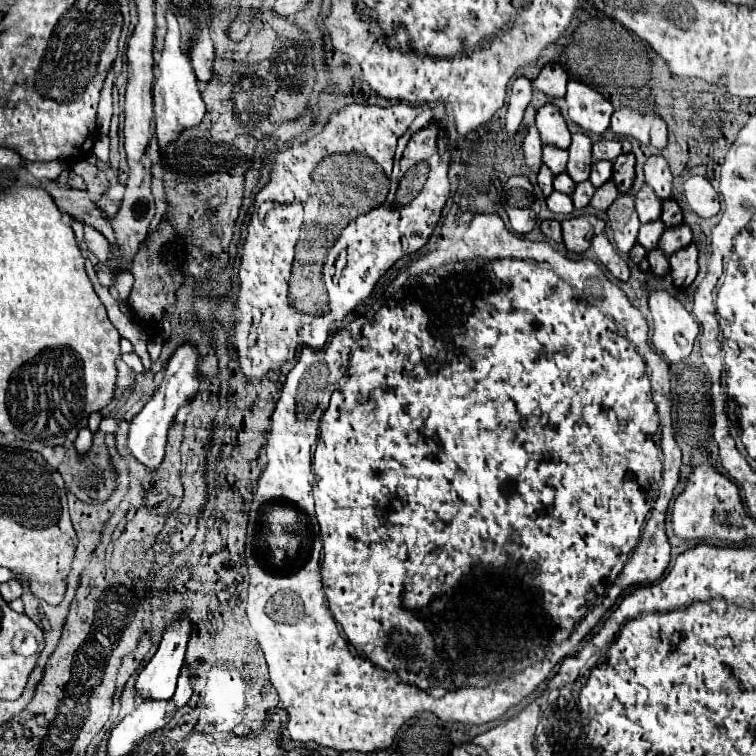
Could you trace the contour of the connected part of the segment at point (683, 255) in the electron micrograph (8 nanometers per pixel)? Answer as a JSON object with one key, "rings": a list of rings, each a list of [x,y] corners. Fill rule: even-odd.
{"rings":[[[691,243],[685,249],[679,249],[677,253],[673,253],[669,257],[675,287],[687,289],[693,283],[693,279],[697,277],[697,271],[699,271],[697,255],[699,255],[699,249],[697,249],[695,243]]]}

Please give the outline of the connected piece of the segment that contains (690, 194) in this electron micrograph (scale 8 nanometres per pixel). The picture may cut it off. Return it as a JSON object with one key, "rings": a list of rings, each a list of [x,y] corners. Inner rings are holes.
{"rings":[[[689,177],[685,181],[685,197],[699,217],[713,217],[719,213],[719,193],[705,177]]]}

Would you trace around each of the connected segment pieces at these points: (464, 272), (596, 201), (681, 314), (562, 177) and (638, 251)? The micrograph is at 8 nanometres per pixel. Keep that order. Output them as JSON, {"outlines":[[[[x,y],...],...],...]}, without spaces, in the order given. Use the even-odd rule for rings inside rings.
{"outlines":[[[[485,213],[485,215],[475,215],[475,217],[473,217],[473,221],[471,221],[471,227],[469,227],[469,229],[467,229],[467,231],[465,231],[465,233],[463,233],[463,237],[461,237],[461,239],[459,239],[459,241],[457,241],[457,243],[453,243],[453,249],[445,249],[445,251],[435,251],[435,253],[429,253],[429,255],[423,255],[423,257],[421,257],[421,259],[419,259],[419,261],[417,261],[417,263],[415,263],[415,265],[413,265],[413,267],[411,267],[411,269],[407,269],[407,271],[405,271],[405,273],[403,273],[403,275],[399,275],[399,277],[397,277],[397,281],[395,281],[395,283],[393,283],[393,285],[391,285],[391,291],[389,291],[389,293],[387,293],[387,297],[385,297],[385,301],[383,301],[383,305],[381,305],[381,307],[379,307],[379,309],[377,309],[377,311],[371,311],[371,313],[367,313],[367,315],[363,315],[363,317],[359,317],[359,319],[355,319],[355,321],[354,321],[354,322],[353,322],[353,323],[352,323],[352,324],[351,324],[351,325],[347,325],[347,327],[343,327],[343,329],[339,329],[339,331],[335,331],[335,335],[333,335],[333,337],[331,337],[331,341],[329,341],[329,343],[327,343],[327,345],[325,345],[325,347],[323,347],[323,349],[307,349],[307,347],[303,347],[303,349],[301,349],[301,355],[299,355],[299,359],[297,359],[297,363],[295,363],[295,365],[293,365],[293,369],[291,369],[291,371],[289,371],[289,375],[287,375],[287,379],[285,379],[285,385],[283,385],[283,389],[281,389],[281,397],[279,397],[279,401],[277,401],[277,407],[275,407],[275,413],[273,413],[273,417],[271,417],[271,421],[273,421],[273,429],[271,429],[271,435],[269,435],[269,443],[267,443],[267,457],[269,457],[269,465],[267,465],[267,469],[265,469],[265,471],[263,471],[263,475],[261,475],[261,479],[259,479],[259,487],[257,487],[257,493],[255,493],[255,499],[253,499],[253,503],[251,503],[251,519],[249,519],[249,529],[247,529],[247,549],[245,549],[245,557],[247,557],[247,567],[249,567],[249,603],[247,603],[247,617],[249,617],[249,623],[251,623],[251,625],[253,625],[253,629],[255,629],[255,633],[257,633],[257,641],[259,641],[259,645],[261,645],[261,649],[263,649],[263,653],[265,653],[265,659],[267,659],[267,665],[269,665],[269,677],[271,677],[271,683],[273,683],[273,687],[275,687],[275,689],[277,689],[277,693],[279,693],[279,697],[281,697],[281,701],[283,701],[283,705],[285,705],[285,709],[287,709],[287,713],[289,713],[289,735],[291,735],[291,739],[293,739],[293,741],[315,741],[315,743],[317,743],[317,745],[323,745],[323,747],[331,747],[331,749],[335,749],[335,751],[359,751],[359,753],[365,753],[365,755],[367,755],[367,753],[373,753],[373,751],[383,751],[383,749],[389,749],[389,747],[391,747],[391,743],[393,743],[393,739],[395,739],[395,735],[397,735],[397,731],[399,731],[399,729],[401,729],[401,725],[403,725],[403,723],[405,723],[405,721],[407,721],[407,719],[411,719],[411,717],[417,717],[417,715],[421,715],[421,713],[433,713],[433,715],[437,715],[437,717],[439,717],[439,719],[441,719],[441,721],[445,721],[445,723],[463,723],[463,725],[483,725],[483,723],[489,723],[489,721],[495,721],[495,719],[499,719],[499,717],[501,717],[501,715],[503,715],[503,713],[505,713],[505,711],[507,711],[507,709],[509,709],[509,707],[513,707],[513,705],[517,705],[517,703],[519,703],[519,701],[521,701],[521,699],[523,699],[523,697],[527,697],[527,695],[529,695],[529,693],[531,693],[531,691],[535,691],[535,687],[537,687],[537,685],[539,685],[539,683],[541,683],[541,681],[545,681],[545,679],[547,679],[547,675],[549,675],[549,671],[551,671],[551,669],[553,669],[553,665],[555,665],[555,663],[559,663],[559,661],[561,661],[561,659],[565,659],[565,657],[567,657],[567,655],[573,655],[573,653],[575,653],[575,651],[577,651],[577,647],[579,647],[579,643],[581,643],[581,641],[583,641],[583,639],[585,639],[585,635],[587,635],[587,633],[589,633],[589,631],[591,631],[591,629],[593,629],[593,627],[595,627],[595,625],[597,625],[597,623],[599,623],[599,619],[601,619],[601,617],[603,617],[603,615],[605,615],[605,613],[607,613],[607,611],[609,611],[609,609],[611,609],[611,607],[613,607],[613,605],[615,605],[615,601],[613,601],[613,595],[611,595],[611,597],[609,597],[609,599],[601,599],[601,603],[595,603],[595,601],[597,601],[597,599],[599,599],[599,597],[603,597],[603,593],[605,593],[605,589],[607,589],[607,587],[609,587],[609,583],[611,583],[611,581],[609,581],[609,577],[611,577],[611,573],[613,573],[613,571],[615,571],[615,573],[619,573],[619,571],[621,571],[621,569],[623,569],[623,573],[621,573],[621,581],[623,581],[623,583],[625,583],[625,585],[639,585],[639,583],[645,583],[645,581],[655,581],[655,579],[659,579],[659,577],[661,577],[661,575],[663,575],[663,573],[665,573],[665,569],[667,569],[667,565],[669,565],[669,541],[667,541],[667,535],[665,535],[665,517],[667,517],[667,515],[665,515],[665,513],[667,513],[667,507],[669,507],[669,501],[671,501],[671,497],[673,497],[673,489],[675,489],[675,485],[677,485],[677,481],[679,481],[679,467],[681,467],[681,449],[679,449],[679,445],[677,445],[677,441],[675,441],[675,447],[673,447],[673,429],[671,429],[671,392],[670,392],[670,372],[669,372],[669,367],[667,367],[667,363],[665,363],[665,361],[663,361],[663,359],[661,359],[661,356],[660,356],[660,355],[657,355],[657,353],[655,353],[655,351],[653,351],[653,349],[651,349],[651,347],[649,347],[649,337],[648,337],[648,324],[647,324],[647,321],[645,321],[645,317],[643,317],[643,315],[641,315],[641,311],[639,311],[639,309],[635,309],[635,307],[633,307],[633,305],[631,305],[631,303],[629,303],[629,299],[627,299],[627,297],[625,297],[625,293],[623,293],[623,291],[621,291],[621,289],[619,289],[619,287],[617,287],[617,285],[613,285],[613,283],[611,283],[611,281],[609,281],[609,279],[607,279],[607,275],[605,275],[605,273],[603,273],[603,269],[601,269],[601,267],[599,267],[599,265],[597,265],[597,263],[595,263],[595,261],[593,261],[593,259],[589,259],[589,257],[581,257],[581,259],[567,259],[567,257],[565,257],[565,255],[561,255],[561,253],[559,253],[559,251],[557,251],[557,249],[553,249],[553,245],[551,245],[551,243],[545,243],[545,241],[529,241],[529,239],[525,239],[525,237],[517,237],[517,235],[513,235],[513,233],[511,233],[511,231],[509,231],[509,229],[507,229],[507,227],[505,227],[505,223],[503,223],[503,219],[501,219],[501,217],[499,217],[499,215],[497,215],[497,213]],[[536,261],[545,261],[545,263],[549,263],[549,265],[551,265],[551,269],[553,269],[553,271],[555,271],[555,273],[557,273],[557,275],[559,275],[559,277],[561,277],[561,279],[563,279],[563,281],[561,281],[561,279],[559,279],[559,277],[557,277],[557,275],[555,275],[555,273],[553,273],[553,271],[551,271],[551,269],[545,269],[545,267],[539,267],[539,265],[536,265]],[[533,349],[535,349],[535,351],[541,351],[541,353],[539,353],[539,355],[541,355],[541,357],[533,357]],[[662,471],[663,471],[663,483],[661,483],[661,493],[659,493],[659,499],[657,499],[657,501],[655,501],[655,509],[651,509],[651,501],[649,501],[649,497],[647,497],[647,495],[653,495],[653,491],[655,491],[655,487],[657,487],[657,483],[659,483],[659,477],[662,477]],[[649,511],[651,511],[651,515],[649,515],[649,519],[647,519],[647,525],[645,525],[645,529],[643,529],[643,533],[641,533],[641,525],[643,525],[643,521],[645,521],[645,517],[647,517],[647,513],[649,513]],[[321,545],[323,545],[323,558],[322,558],[322,561],[321,561],[321,575],[319,575],[319,555],[321,555]],[[397,591],[403,591],[403,603],[405,603],[405,609],[401,609],[401,607],[403,607],[403,603],[401,603],[401,599],[399,599],[399,595],[397,595]],[[335,621],[337,621],[337,623],[339,623],[339,625],[341,625],[341,627],[343,627],[343,631],[345,631],[345,635],[347,635],[347,639],[349,639],[349,643],[351,643],[351,645],[353,645],[353,647],[355,647],[355,649],[357,649],[357,651],[359,651],[359,653],[363,653],[363,655],[365,655],[365,657],[369,657],[369,659],[371,659],[371,661],[373,661],[373,663],[375,663],[375,665],[373,665],[373,663],[371,663],[371,661],[363,661],[363,659],[361,659],[361,657],[359,657],[359,655],[353,655],[353,653],[351,653],[351,651],[349,651],[349,647],[347,647],[347,641],[345,641],[345,639],[343,639],[343,637],[341,637],[341,633],[339,633],[339,629],[337,629],[337,623],[335,623]],[[463,633],[471,633],[471,643],[469,643],[469,651],[463,651],[463,649],[467,649],[467,645],[463,645]],[[427,643],[435,643],[435,649],[429,649],[429,647],[425,647],[425,645],[427,645]],[[463,659],[471,659],[471,673],[463,673]],[[387,671],[391,671],[391,673],[397,673],[397,675],[399,675],[399,677],[401,677],[401,681],[405,681],[405,683],[399,683],[399,681],[395,681],[395,679],[393,679],[393,677],[391,677],[391,675],[389,675],[389,673],[387,673]],[[471,675],[477,675],[477,685],[485,685],[485,681],[491,681],[491,685],[487,685],[487,687],[471,687],[471,686],[467,686],[467,687],[463,687],[463,685],[471,685]],[[431,687],[445,687],[445,689],[453,689],[453,693],[447,693],[447,695],[445,695],[445,697],[441,697],[441,699],[435,699],[435,697],[431,697],[431,695],[429,695],[429,693],[425,693],[425,691],[427,691],[427,689],[431,689]]],[[[607,181],[607,183],[603,183],[603,185],[595,191],[595,195],[593,195],[593,199],[591,199],[591,207],[597,209],[597,211],[607,211],[609,205],[611,205],[617,197],[619,197],[619,191],[615,189],[615,183],[613,183],[613,181]]],[[[653,291],[649,295],[649,309],[655,323],[651,337],[653,345],[671,363],[679,363],[689,357],[699,333],[699,325],[683,307],[683,303],[667,291]]],[[[567,173],[555,175],[553,185],[555,185],[555,191],[561,191],[561,193],[565,193],[565,195],[571,195],[571,193],[575,191],[575,183],[571,181],[571,177],[567,177]]],[[[639,243],[633,245],[633,249],[629,251],[629,257],[631,257],[637,265],[641,265],[643,269],[649,269],[649,265],[647,265],[647,251],[645,251]]]]}

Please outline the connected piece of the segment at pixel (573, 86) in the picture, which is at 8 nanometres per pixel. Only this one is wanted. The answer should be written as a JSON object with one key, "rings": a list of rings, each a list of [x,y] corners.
{"rings":[[[571,79],[567,85],[565,101],[569,105],[569,117],[589,135],[603,135],[613,115],[613,105],[593,87]]]}

